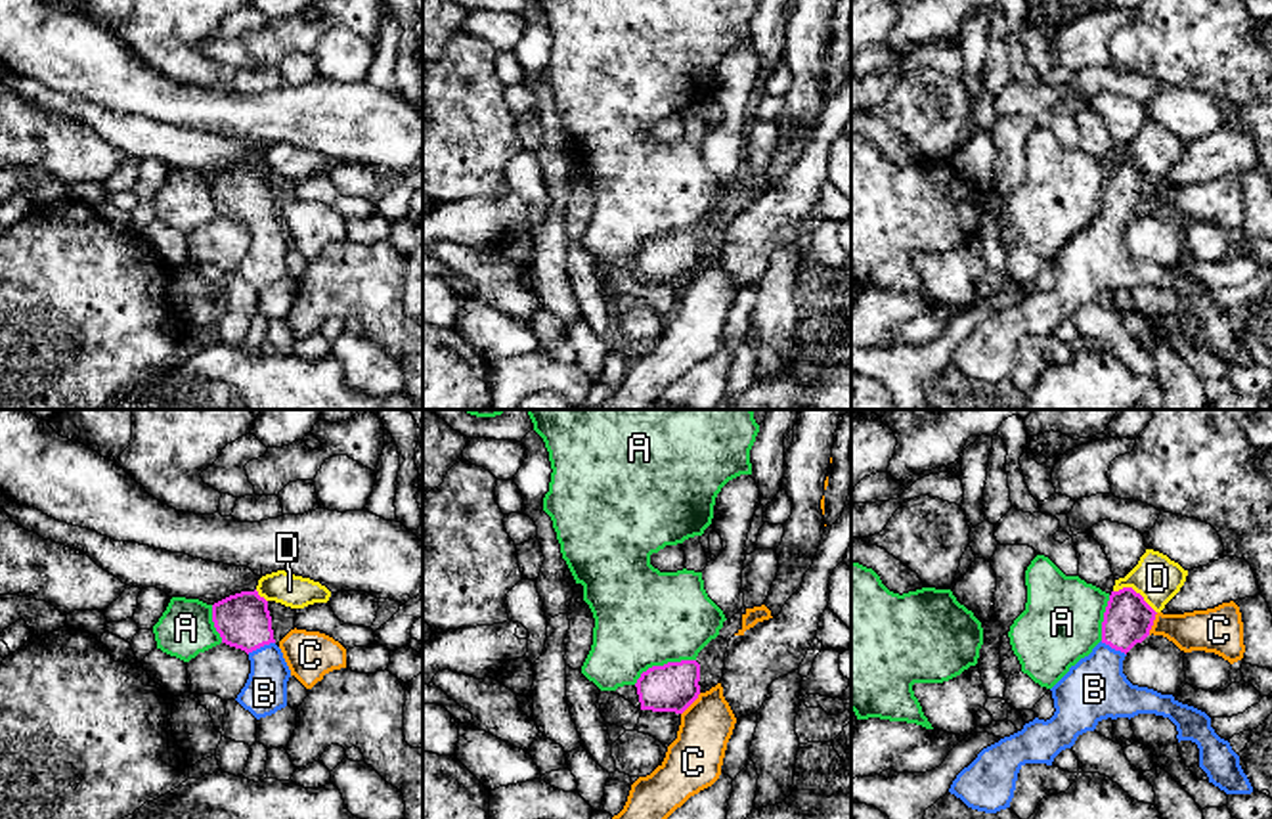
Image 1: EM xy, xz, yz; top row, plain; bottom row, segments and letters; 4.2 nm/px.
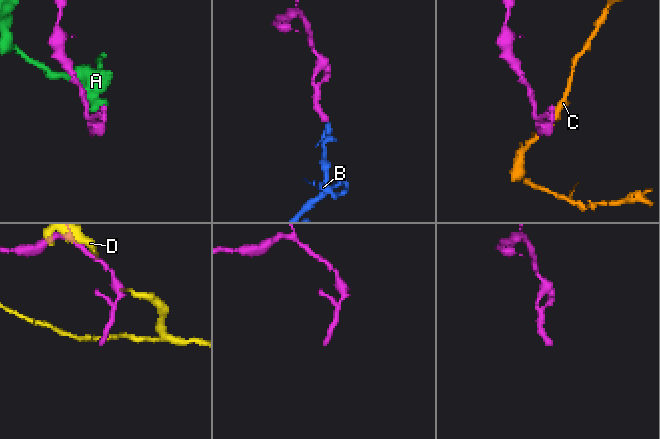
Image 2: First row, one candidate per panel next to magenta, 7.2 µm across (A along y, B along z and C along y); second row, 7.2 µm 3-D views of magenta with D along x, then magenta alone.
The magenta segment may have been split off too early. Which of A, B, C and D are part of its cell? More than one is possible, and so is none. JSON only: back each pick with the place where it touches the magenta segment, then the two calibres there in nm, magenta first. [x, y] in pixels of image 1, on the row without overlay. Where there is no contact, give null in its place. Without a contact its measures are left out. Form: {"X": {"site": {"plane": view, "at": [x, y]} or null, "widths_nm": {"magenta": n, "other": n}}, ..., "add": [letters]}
{"B": {"site": {"plane": "xy", "at": [261, 217]}, "widths_nm": {"magenta": 220, "other": 180}}, "add": ["B"]}

